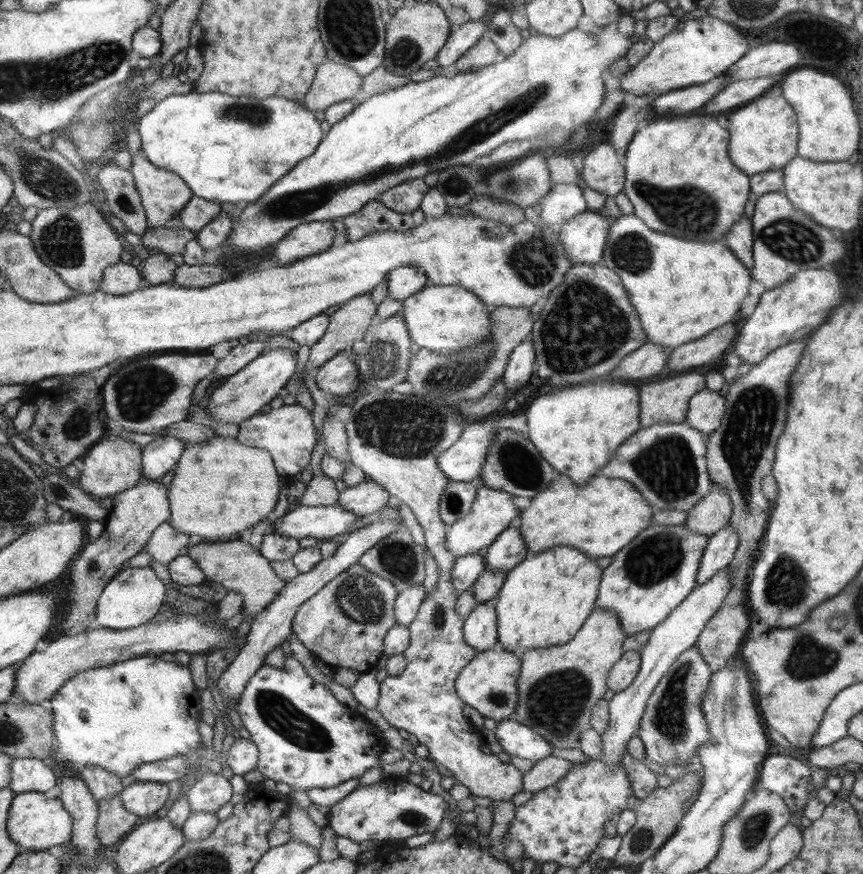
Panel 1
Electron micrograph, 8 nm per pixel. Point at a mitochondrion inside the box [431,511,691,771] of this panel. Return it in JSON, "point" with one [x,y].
{"point":[556,702]}

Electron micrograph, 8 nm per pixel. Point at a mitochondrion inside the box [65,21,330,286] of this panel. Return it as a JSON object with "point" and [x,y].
{"point":[258,117]}

